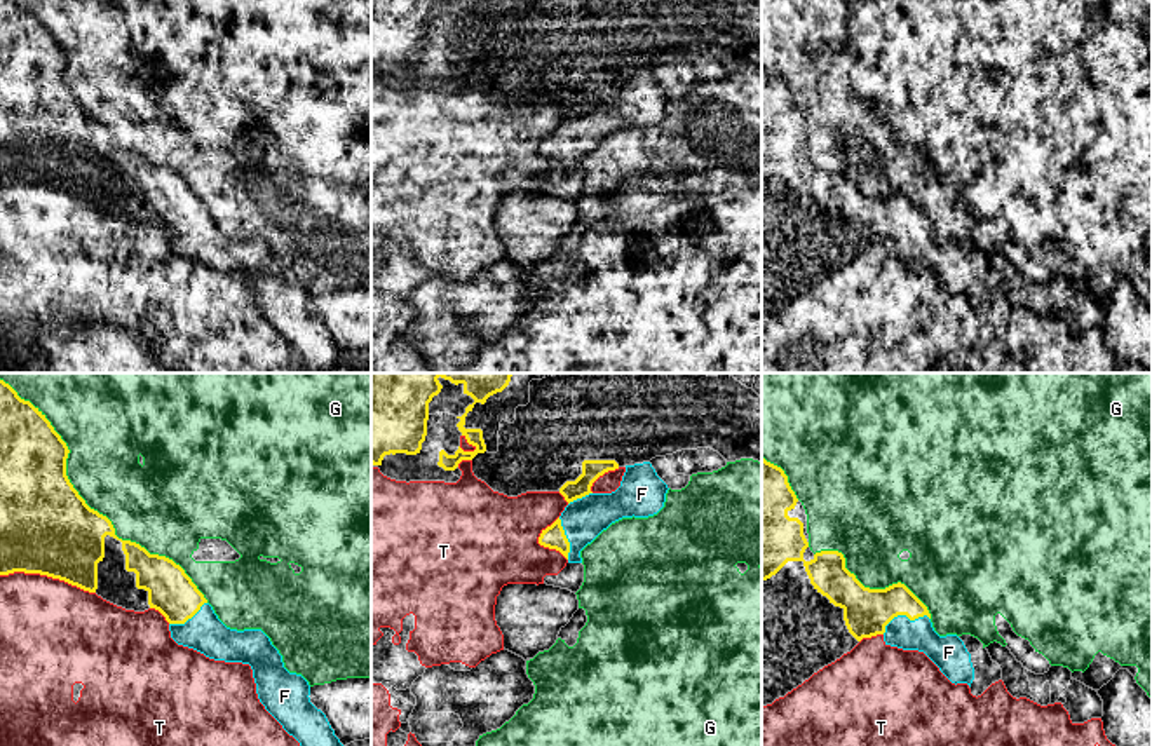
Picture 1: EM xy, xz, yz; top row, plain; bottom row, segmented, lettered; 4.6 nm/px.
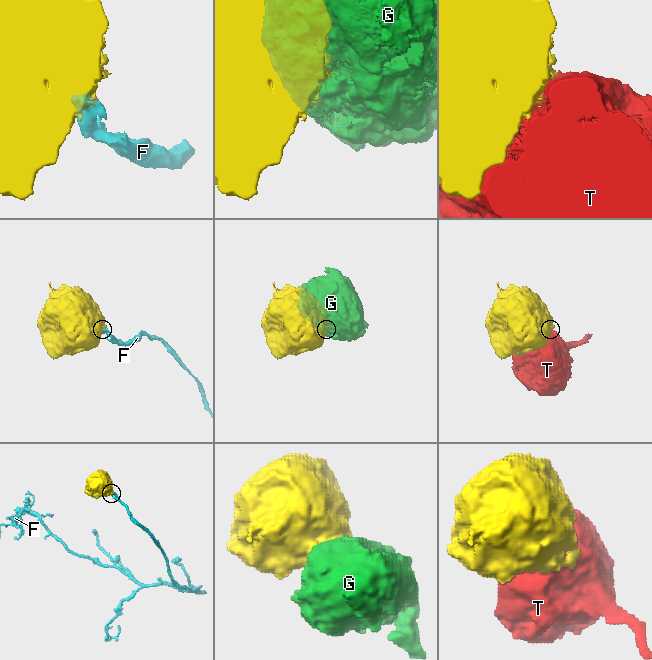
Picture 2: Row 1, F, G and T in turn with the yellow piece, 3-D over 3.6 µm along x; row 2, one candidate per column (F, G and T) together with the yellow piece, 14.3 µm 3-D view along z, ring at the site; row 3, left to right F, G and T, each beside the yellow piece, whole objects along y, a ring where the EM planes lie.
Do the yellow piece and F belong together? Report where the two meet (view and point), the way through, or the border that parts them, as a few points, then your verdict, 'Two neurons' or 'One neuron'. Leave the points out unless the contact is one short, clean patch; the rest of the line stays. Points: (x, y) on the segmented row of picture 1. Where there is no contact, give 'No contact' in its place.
Touches yellow at yz (903, 614). Path across: yz (867, 612), (903, 614), (919, 635). One neuron

